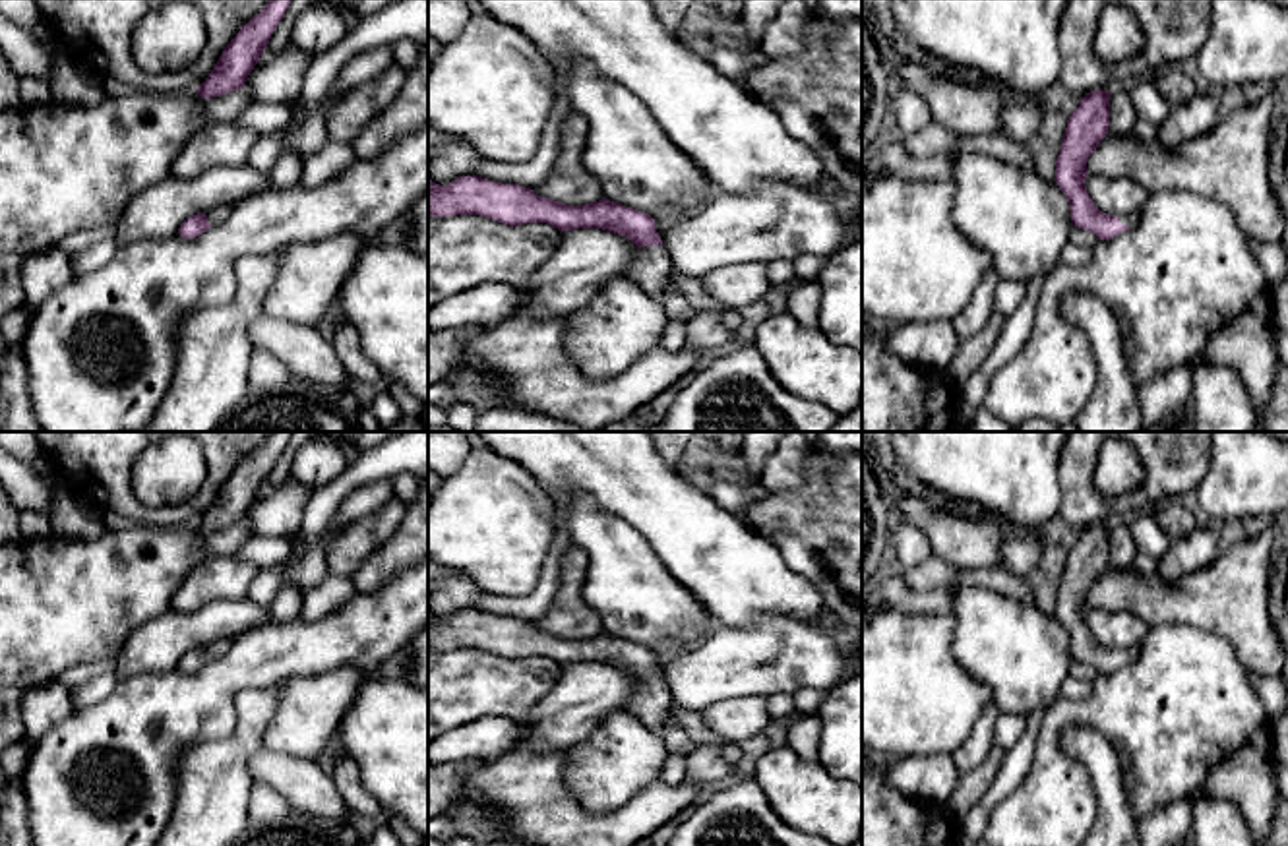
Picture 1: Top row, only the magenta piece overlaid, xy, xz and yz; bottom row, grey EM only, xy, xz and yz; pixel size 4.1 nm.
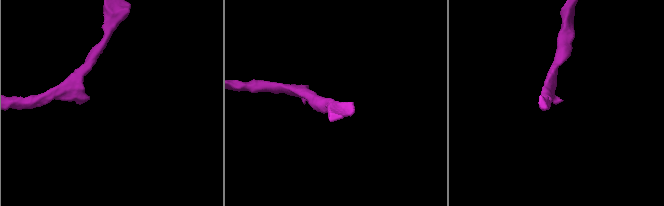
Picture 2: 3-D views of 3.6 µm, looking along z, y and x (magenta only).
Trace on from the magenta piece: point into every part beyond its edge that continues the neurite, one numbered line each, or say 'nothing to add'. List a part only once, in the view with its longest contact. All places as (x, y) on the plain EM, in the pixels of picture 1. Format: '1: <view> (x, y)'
1: xz (653, 705)

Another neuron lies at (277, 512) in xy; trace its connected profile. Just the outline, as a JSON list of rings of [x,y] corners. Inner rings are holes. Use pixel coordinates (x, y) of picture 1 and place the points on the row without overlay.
[[[289,476],[277,488],[260,494],[242,523],[254,536],[287,538],[300,530],[310,496],[312,488]]]

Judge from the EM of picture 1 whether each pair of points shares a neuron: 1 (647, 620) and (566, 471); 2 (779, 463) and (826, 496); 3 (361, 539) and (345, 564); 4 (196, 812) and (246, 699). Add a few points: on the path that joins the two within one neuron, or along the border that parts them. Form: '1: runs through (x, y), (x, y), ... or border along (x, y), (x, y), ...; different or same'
1: border along (560, 513), (576, 492), (585, 492), (616, 517); different
2: border along (808, 452), (802, 463), (802, 483), (769, 492); different
3: runs through (355, 544), (345, 558); same
4: runs through (214, 785), (214, 777), (246, 740), (246, 726); same

